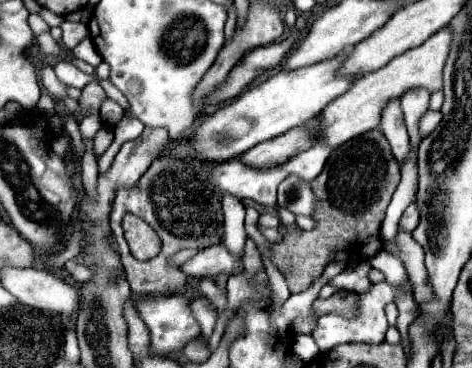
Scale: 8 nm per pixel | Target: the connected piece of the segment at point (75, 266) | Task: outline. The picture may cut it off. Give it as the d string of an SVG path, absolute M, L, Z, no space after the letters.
M69 260L69 262L65 264L65 268L67 268L67 272L69 272L77 282L89 282L89 280L93 280L91 268L85 266L85 264L79 262L79 260Z

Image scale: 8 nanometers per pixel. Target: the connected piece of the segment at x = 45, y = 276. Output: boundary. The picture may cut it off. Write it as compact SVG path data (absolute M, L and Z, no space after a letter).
M1 270L1 286L9 290L21 304L55 312L61 316L77 316L81 296L79 290L57 274L47 270Z

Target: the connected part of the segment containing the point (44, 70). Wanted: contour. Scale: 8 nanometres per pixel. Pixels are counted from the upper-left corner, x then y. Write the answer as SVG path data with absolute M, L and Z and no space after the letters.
M41 66L39 68L39 76L41 76L41 84L43 88L53 94L53 96L65 96L65 84L55 76L51 66Z

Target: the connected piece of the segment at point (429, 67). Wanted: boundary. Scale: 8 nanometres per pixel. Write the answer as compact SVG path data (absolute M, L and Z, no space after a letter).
M445 26L439 32L435 32L425 44L421 44L413 50L407 50L401 56L393 58L387 66L361 76L349 92L345 92L337 100L333 100L321 112L319 142L339 146L341 142L347 142L355 136L377 130L381 124L383 108L389 102L399 100L409 90L415 90L415 88L425 88L429 92L441 90L443 88L443 66L445 66L445 60L449 56L451 42L453 42L453 30L449 26Z

